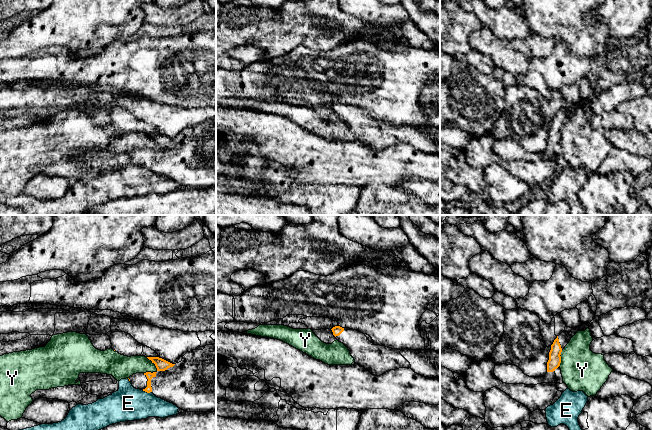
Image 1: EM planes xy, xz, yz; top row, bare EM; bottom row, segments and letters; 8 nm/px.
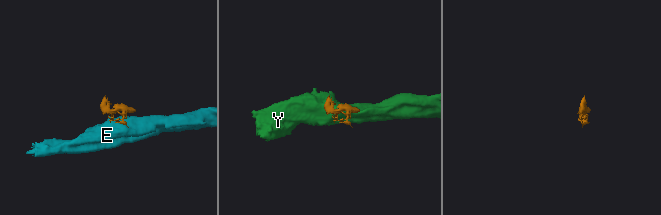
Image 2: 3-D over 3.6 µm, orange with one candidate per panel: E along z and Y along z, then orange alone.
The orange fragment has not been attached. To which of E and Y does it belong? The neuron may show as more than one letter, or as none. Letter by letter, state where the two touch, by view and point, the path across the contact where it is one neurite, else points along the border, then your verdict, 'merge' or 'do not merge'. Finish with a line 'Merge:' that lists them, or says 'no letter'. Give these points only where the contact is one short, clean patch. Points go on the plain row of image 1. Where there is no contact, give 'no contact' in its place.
E: xy (147, 168) | along xy (142, 166), (151, 168) | do not merge
Y: xy (154, 139) | do not merge
Merge: no letter

